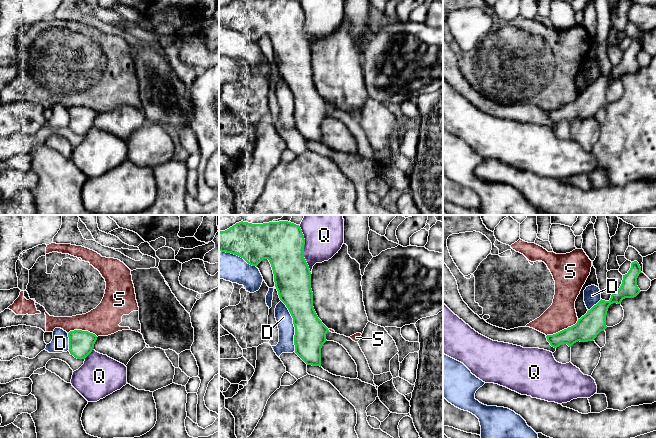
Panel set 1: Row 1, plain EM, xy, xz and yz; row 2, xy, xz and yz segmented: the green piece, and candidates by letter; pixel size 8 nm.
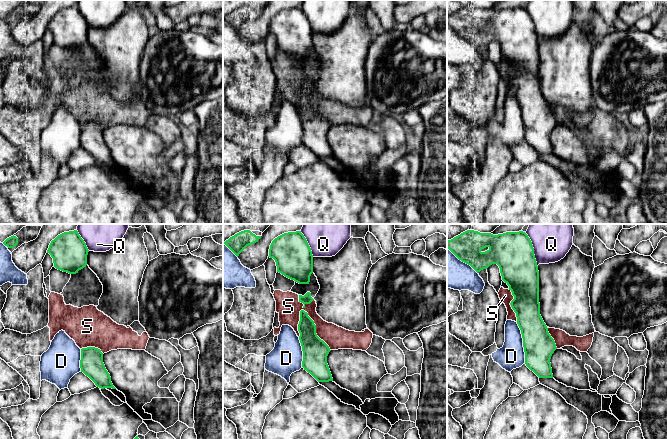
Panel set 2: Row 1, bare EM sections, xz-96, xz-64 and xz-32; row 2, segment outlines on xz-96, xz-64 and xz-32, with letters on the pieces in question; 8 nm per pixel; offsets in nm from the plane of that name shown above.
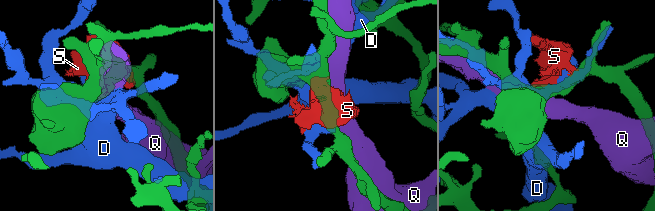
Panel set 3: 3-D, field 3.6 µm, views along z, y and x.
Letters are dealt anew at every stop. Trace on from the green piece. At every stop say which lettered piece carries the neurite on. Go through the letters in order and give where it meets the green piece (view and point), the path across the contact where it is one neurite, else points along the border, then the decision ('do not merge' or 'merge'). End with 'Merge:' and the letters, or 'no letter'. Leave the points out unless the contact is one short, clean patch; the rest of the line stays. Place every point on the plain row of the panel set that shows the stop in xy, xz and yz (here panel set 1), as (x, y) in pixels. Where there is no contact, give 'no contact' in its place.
D: xz (294, 102) | do not merge
Q: xz (303, 26) | do not merge
S: yz (562, 106) | do not merge
Merge: no letter

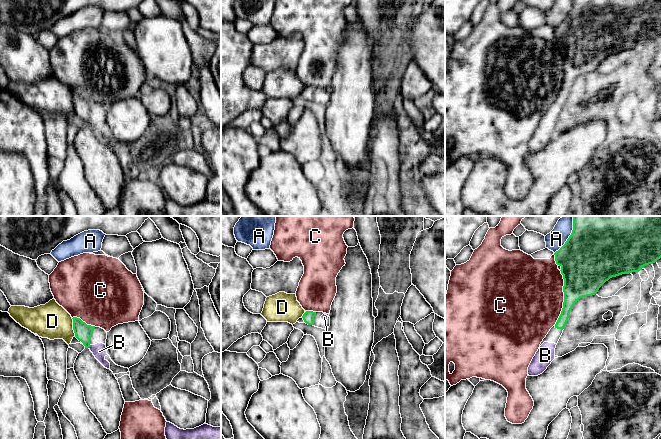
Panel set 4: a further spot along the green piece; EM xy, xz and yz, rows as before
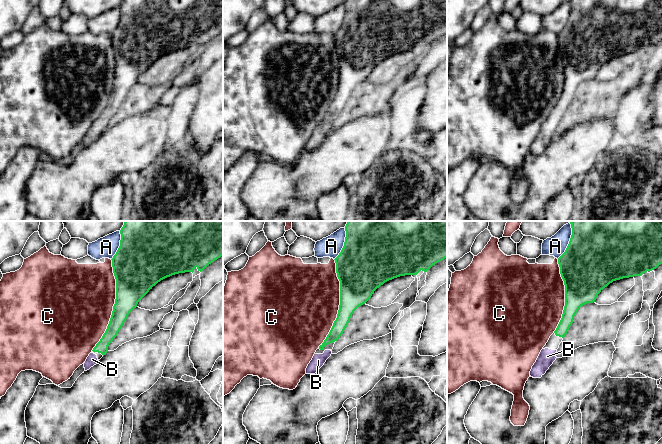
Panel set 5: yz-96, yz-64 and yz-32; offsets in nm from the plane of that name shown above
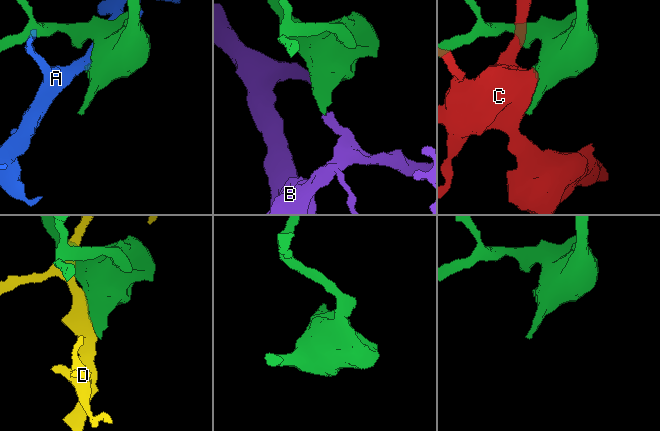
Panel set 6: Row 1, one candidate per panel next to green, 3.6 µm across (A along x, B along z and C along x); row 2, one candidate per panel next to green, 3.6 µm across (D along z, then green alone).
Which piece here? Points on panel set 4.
A: yz (567, 15) | do not merge
B: xy (89, 122) | across xy (83, 108), (89, 122), (99, 127) | merge
C: yz (564, 73) | do not merge
D: xy (73, 103) | do not merge
Merge: B

